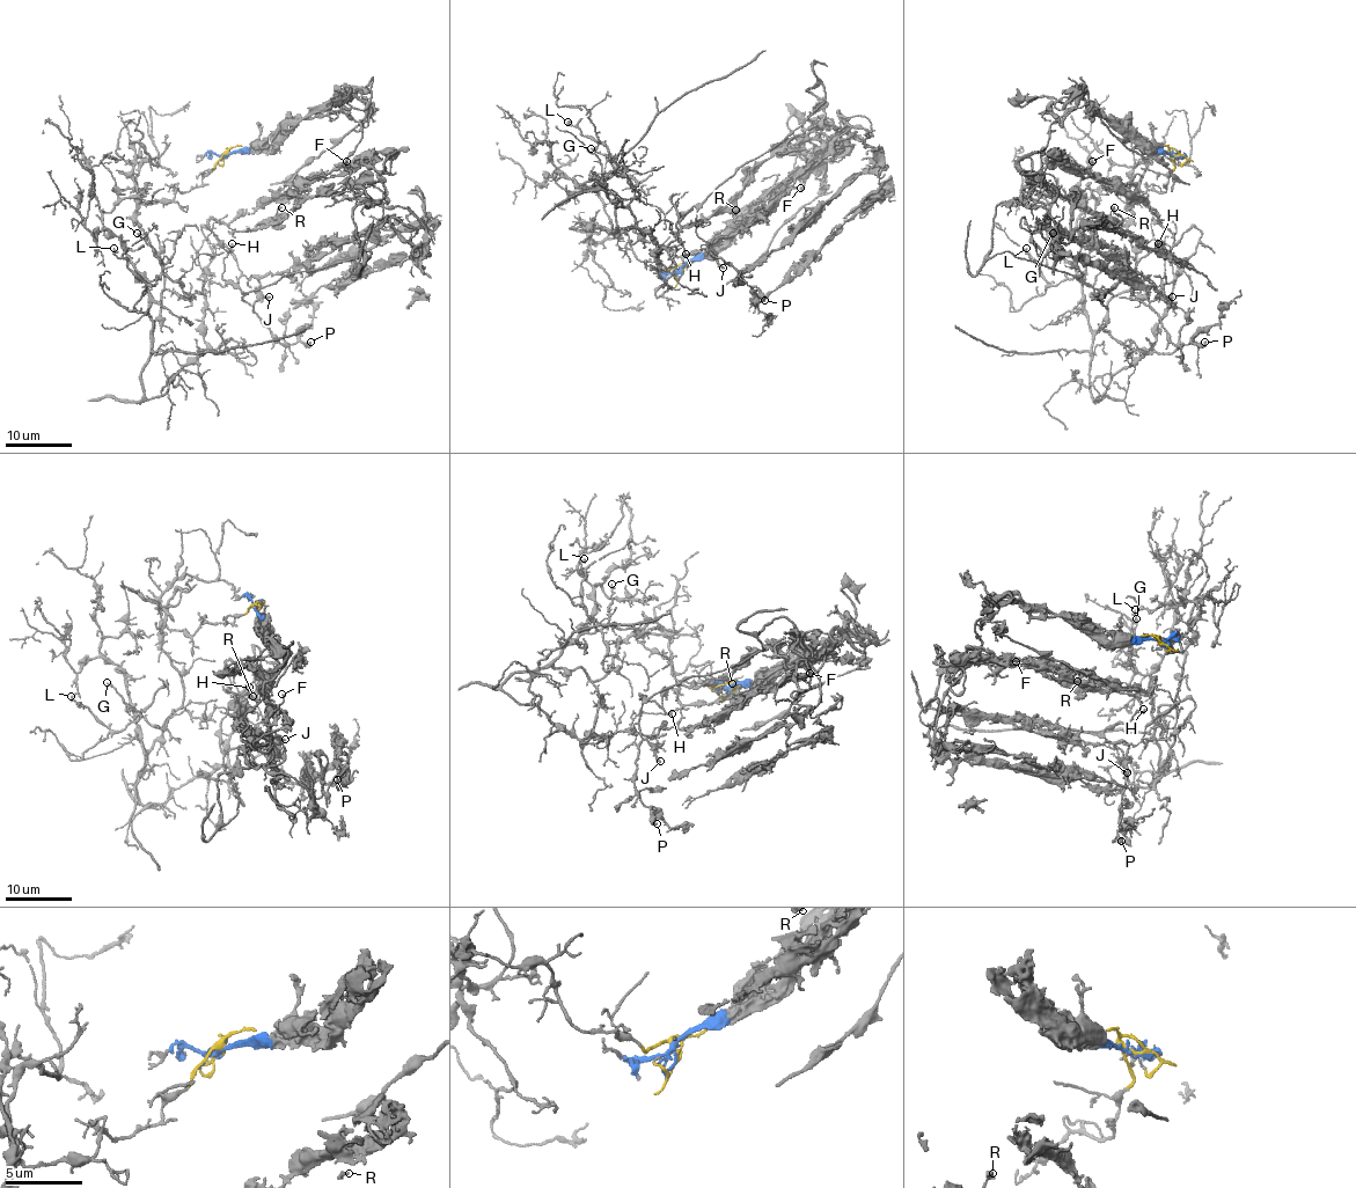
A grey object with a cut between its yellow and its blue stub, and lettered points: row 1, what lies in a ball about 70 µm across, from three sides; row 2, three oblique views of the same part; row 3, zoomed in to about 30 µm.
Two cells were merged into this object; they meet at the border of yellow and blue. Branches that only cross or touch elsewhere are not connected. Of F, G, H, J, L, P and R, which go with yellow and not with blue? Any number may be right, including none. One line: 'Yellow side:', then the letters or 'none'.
Yellow side: G, L

